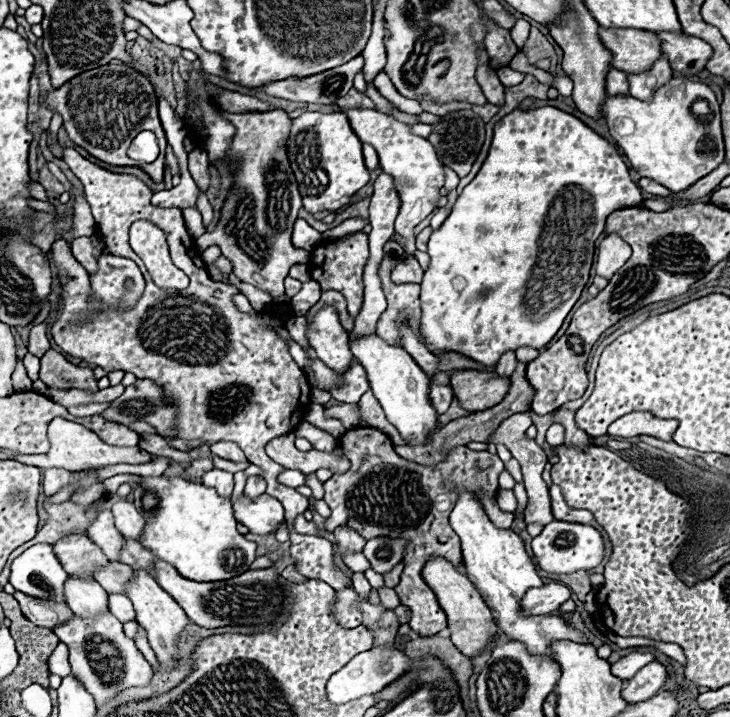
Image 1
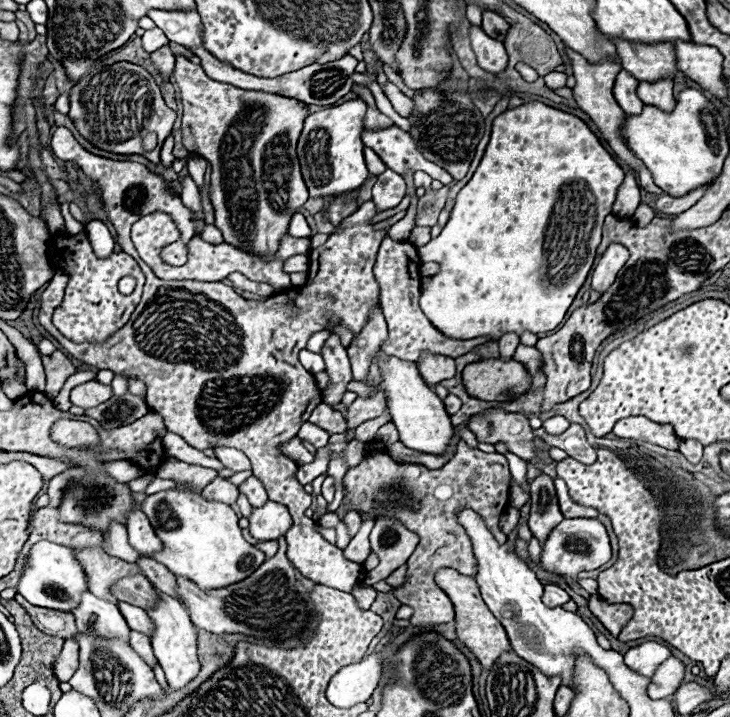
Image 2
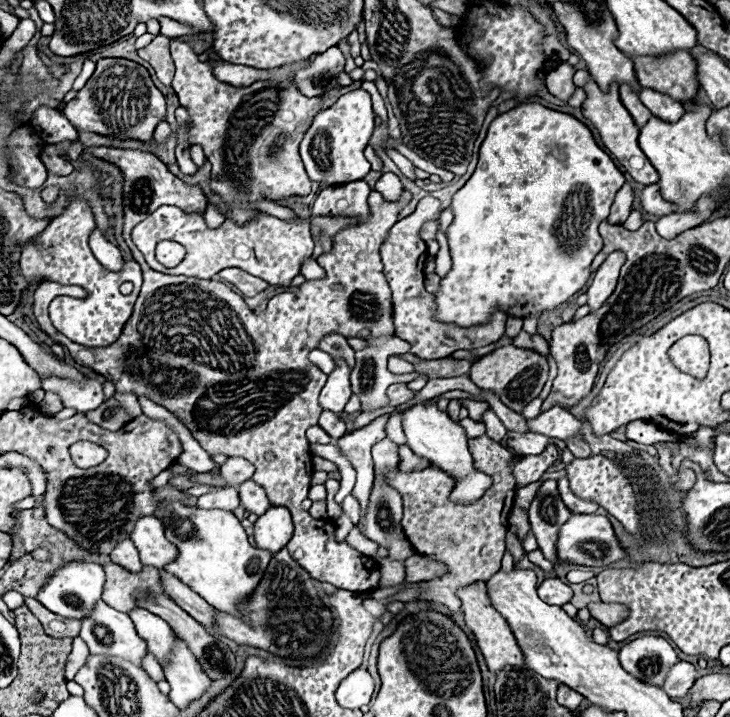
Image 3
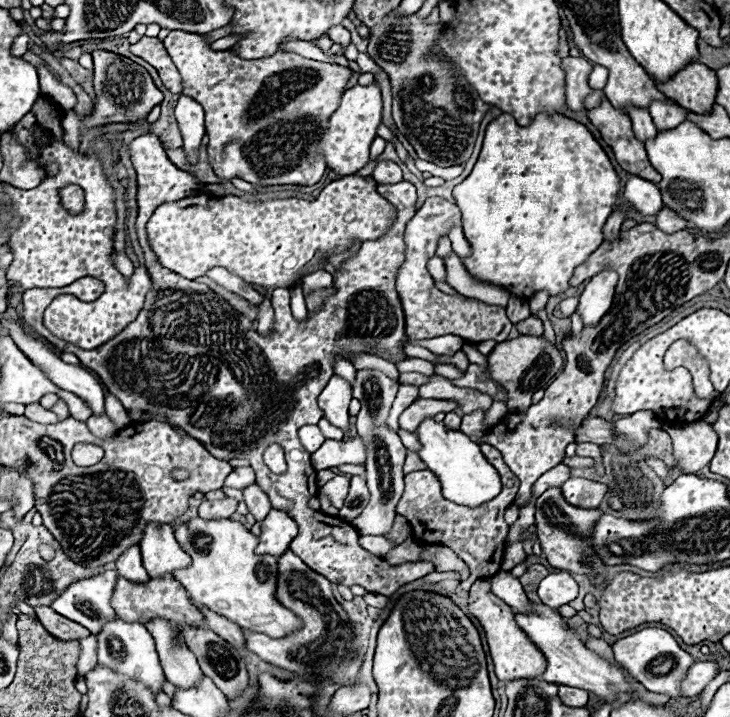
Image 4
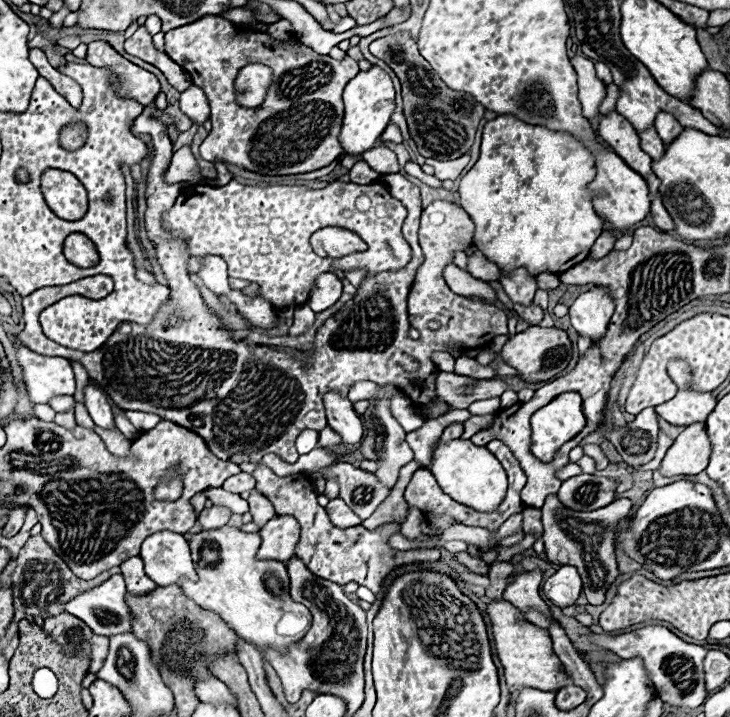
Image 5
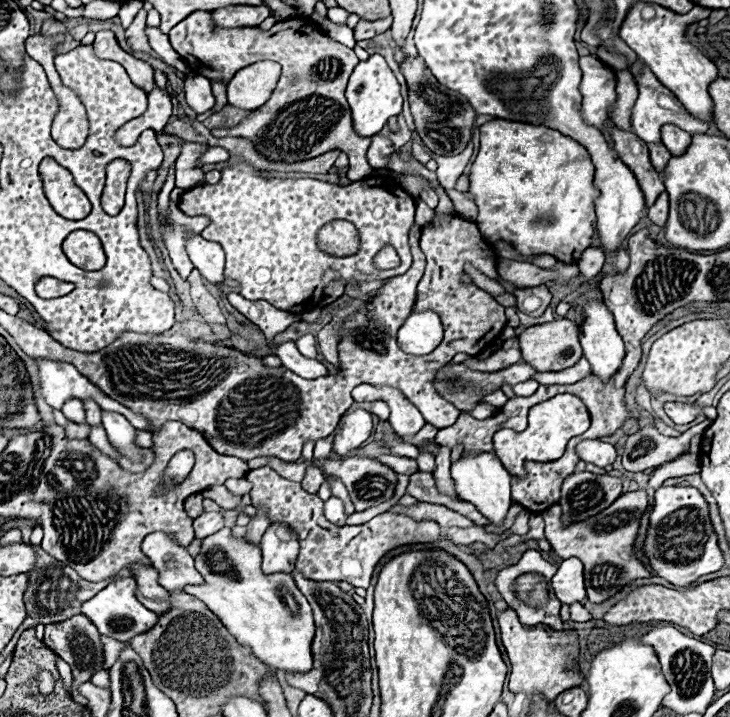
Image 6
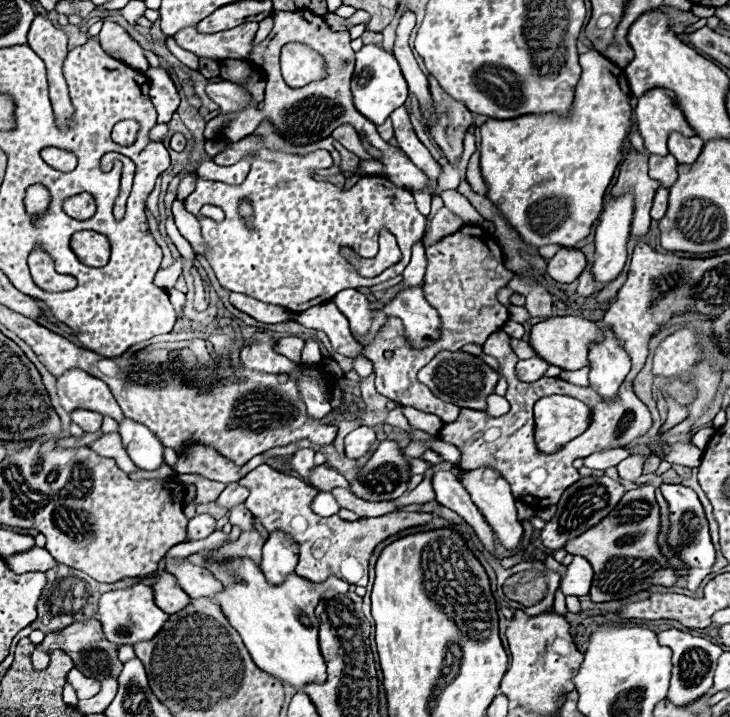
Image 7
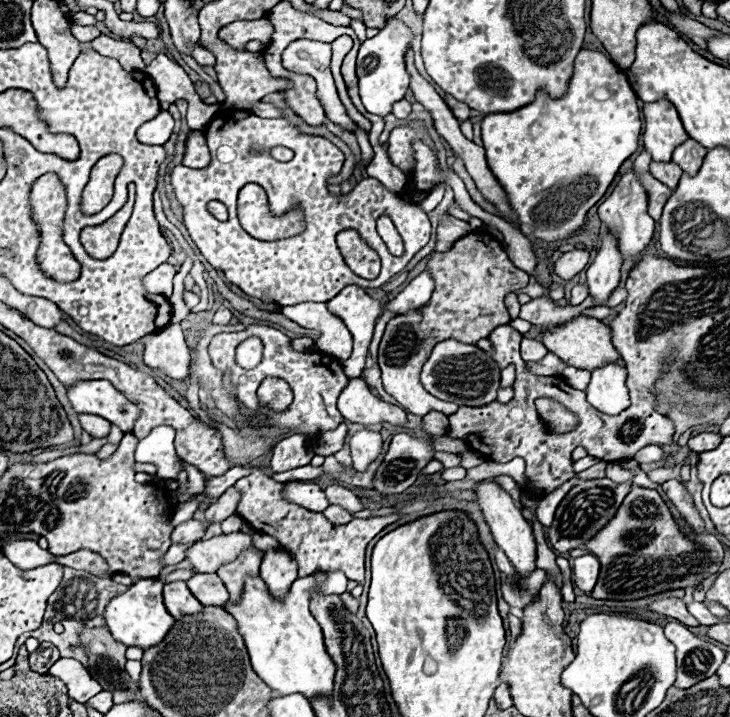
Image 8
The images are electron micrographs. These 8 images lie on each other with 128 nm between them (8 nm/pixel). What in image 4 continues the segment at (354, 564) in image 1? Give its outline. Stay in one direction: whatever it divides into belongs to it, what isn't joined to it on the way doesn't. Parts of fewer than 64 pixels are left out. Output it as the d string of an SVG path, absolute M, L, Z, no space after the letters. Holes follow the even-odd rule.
M402 384L400 390L398 390L398 396L394 400L394 406L390 410L390 428L398 430L398 416L404 412L404 408L408 408L408 404L412 404L414 400L418 398L418 388L412 386L412 384ZM352 436L350 440L326 440L314 454L312 464L316 470L334 468L342 464L364 464L364 446L360 436Z

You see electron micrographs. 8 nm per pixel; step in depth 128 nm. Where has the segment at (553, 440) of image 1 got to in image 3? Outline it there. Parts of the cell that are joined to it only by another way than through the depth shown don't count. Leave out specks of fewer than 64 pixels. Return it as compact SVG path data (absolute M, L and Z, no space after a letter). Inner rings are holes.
M554 406L548 412L540 414L534 420L528 420L530 432L544 434L548 438L558 438L558 440L570 440L570 438L584 438L582 432L584 420L572 416L568 410Z

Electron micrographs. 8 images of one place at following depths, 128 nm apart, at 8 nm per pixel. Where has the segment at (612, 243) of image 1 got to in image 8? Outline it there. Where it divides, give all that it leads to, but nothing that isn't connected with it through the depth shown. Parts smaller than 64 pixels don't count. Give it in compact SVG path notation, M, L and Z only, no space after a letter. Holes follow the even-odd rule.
M606 364L606 368L594 370L592 380L586 386L586 400L608 416L616 416L618 412L626 410L630 406L626 368Z

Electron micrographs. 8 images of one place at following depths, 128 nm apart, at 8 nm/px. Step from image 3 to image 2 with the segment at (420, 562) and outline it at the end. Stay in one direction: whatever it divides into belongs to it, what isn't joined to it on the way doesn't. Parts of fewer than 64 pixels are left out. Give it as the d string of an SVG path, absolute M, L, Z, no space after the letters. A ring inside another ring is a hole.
M404 564L404 566L400 566L398 570L394 570L394 572L392 572L392 574L386 578L386 582L388 582L392 588L398 588L400 584L404 584L406 574L408 574L408 566Z

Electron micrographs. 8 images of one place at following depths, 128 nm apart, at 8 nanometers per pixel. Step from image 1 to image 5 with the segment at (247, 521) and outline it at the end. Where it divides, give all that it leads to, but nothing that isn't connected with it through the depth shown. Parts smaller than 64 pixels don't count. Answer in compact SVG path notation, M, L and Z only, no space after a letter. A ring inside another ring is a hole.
M276 516L262 530L262 546L258 550L258 558L262 560L278 560L286 564L294 556L294 548L298 544L300 526L292 516Z

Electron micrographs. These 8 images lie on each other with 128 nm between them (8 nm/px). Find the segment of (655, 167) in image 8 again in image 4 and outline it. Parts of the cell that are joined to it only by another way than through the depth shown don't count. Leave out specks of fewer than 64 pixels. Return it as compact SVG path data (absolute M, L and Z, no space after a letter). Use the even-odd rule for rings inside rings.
M630 108L630 118L632 118L634 136L636 136L640 142L654 140L654 136L658 134L658 130L656 130L656 126L652 124L652 118L650 118L650 112L648 112L648 110Z

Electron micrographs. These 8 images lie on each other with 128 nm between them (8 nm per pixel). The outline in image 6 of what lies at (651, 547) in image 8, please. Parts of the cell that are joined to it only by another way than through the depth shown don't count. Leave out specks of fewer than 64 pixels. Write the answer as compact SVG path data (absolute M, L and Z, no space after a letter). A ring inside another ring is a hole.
M696 436L690 444L690 452L680 456L670 464L662 464L656 468L656 474L648 480L646 488L658 488L666 478L676 478L700 472L700 436ZM646 488L642 490L634 490L634 492L626 492L622 494L610 508L606 508L606 512L600 512L598 516L594 516L594 520L584 520L582 524L570 524L570 526L562 526L560 524L560 506L554 504L550 508L546 508L542 512L544 522L546 522L546 538L552 544L552 550L562 558L570 558L570 556L578 556L584 562L586 568L586 592L590 602L600 604L604 600L608 600L610 596L618 594L622 590L622 586L638 580L638 578L650 578L652 572L638 560L636 556L636 538L638 538L638 530L640 530L640 520L642 514L648 508L648 498L646 498Z

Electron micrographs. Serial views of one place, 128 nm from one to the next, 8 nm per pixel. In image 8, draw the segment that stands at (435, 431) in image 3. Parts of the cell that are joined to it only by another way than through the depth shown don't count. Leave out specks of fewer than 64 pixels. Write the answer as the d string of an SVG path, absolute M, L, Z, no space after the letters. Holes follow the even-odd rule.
M484 480L476 488L476 500L478 500L478 504L484 512L484 518L486 518L488 526L494 534L494 540L496 540L498 548L506 552L506 556L514 564L516 572L522 578L528 578L536 570L536 540L534 540L532 526L522 516L522 510L518 510L514 500L510 498L510 494L506 490L502 490L498 484L494 484L492 480Z

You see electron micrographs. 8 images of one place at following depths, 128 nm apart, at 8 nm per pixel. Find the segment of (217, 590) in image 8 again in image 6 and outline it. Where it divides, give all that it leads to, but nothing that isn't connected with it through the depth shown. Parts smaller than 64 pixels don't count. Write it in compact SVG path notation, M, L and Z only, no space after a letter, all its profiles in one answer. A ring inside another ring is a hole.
M152 532L146 536L142 550L152 560L152 568L158 570L160 584L168 592L204 584L204 578L194 568L194 558L188 554L188 550L174 544L164 532Z

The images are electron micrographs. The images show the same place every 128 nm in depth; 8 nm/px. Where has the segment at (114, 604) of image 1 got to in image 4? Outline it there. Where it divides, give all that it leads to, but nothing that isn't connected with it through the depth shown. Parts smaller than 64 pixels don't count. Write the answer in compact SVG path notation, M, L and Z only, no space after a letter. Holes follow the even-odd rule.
M154 618L148 626L148 632L156 640L156 650L160 654L160 662L168 682L174 686L188 690L194 688L200 678L204 678L194 654L186 648L182 640L176 638L176 630L162 618Z

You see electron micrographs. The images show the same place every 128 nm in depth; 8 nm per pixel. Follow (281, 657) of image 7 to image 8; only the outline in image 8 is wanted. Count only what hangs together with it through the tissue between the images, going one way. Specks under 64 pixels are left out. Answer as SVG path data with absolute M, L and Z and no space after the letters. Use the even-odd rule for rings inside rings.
M328 572L328 580L322 584L322 592L344 594L346 592L346 584L348 584L348 578L342 576L342 572ZM302 576L292 584L284 600L276 600L270 596L262 578L250 578L246 580L242 600L236 606L226 606L226 610L238 620L254 672L282 696L304 694L308 700L314 700L320 696L330 698L334 690L336 666L326 652L322 628L308 610L314 586L314 576Z

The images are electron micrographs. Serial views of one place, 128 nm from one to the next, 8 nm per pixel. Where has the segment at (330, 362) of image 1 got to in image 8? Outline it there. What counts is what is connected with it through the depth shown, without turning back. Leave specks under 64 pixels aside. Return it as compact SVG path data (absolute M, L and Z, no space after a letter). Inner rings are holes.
M360 430L350 438L350 450L352 450L352 460L354 468L358 472L366 472L368 466L380 456L382 452L382 436L380 432L370 432L370 430Z

